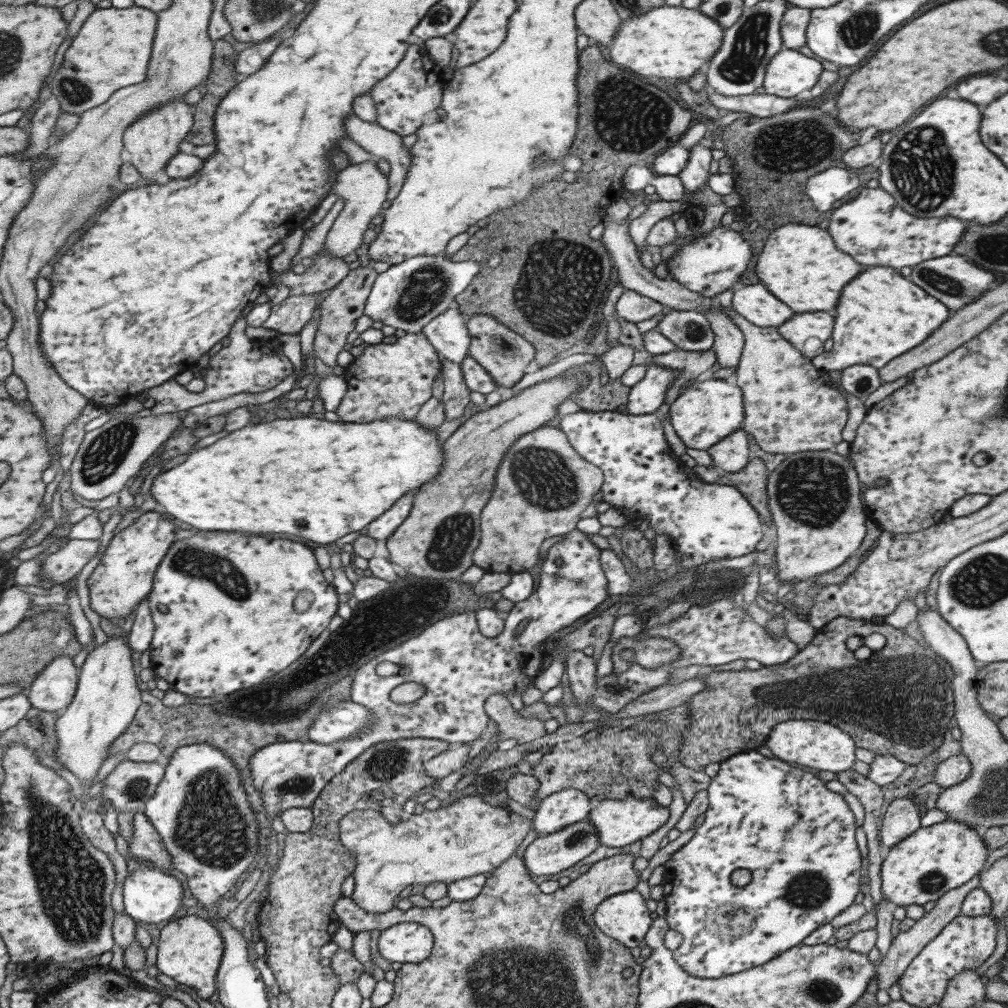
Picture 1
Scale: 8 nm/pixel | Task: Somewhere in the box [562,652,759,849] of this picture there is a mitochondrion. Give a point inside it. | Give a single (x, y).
(579, 838)

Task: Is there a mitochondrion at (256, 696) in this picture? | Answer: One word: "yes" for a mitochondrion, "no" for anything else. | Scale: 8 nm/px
no

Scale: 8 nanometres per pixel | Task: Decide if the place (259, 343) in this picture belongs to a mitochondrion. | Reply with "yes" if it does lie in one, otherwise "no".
no

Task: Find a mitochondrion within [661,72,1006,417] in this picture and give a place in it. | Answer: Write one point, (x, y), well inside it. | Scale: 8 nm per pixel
(922, 168)

